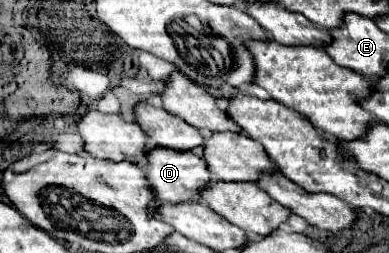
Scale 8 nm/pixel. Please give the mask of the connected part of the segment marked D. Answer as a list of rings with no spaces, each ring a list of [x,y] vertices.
[[[149,149],[147,151],[147,181],[153,189],[153,195],[165,203],[181,201],[199,201],[197,189],[211,181],[203,157],[193,151],[175,151],[175,149]]]

